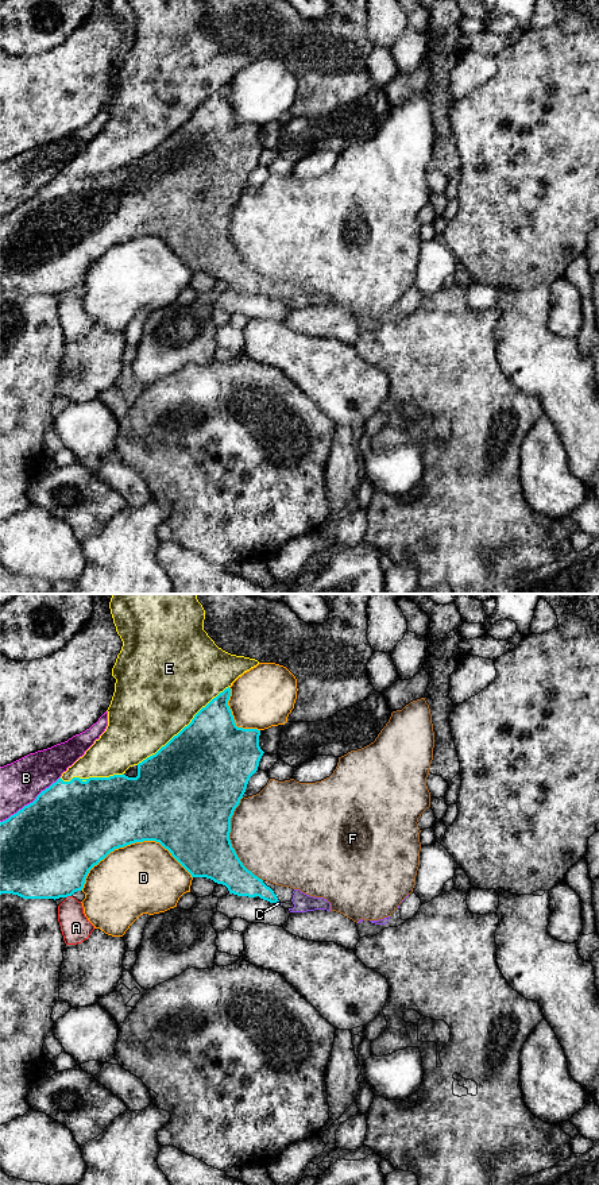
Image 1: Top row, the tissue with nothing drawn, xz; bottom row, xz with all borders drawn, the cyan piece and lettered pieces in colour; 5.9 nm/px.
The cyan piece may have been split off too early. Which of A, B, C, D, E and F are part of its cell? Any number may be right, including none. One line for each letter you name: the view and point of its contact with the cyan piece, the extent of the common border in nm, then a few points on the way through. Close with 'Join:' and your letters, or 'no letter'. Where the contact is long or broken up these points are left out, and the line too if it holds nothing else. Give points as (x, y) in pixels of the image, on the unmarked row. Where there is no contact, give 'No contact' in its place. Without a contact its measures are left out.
C: Touches cyan at xz (275, 297). Shared border 40 nm. Path across: xz (240, 277), (262, 285), (275, 297), (278, 298)
Join: C

